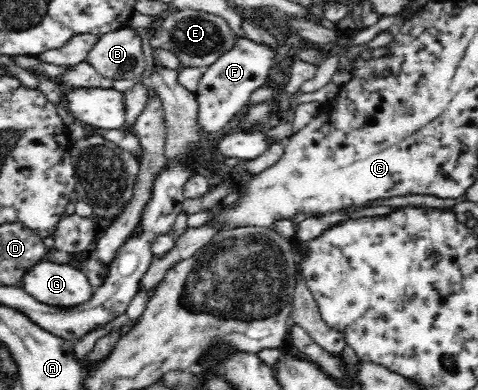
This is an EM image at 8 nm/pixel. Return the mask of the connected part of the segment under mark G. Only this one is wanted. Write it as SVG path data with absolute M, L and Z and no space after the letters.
M48 259L28 269L21 283L40 303L64 309L90 301L95 292L80 269Z

